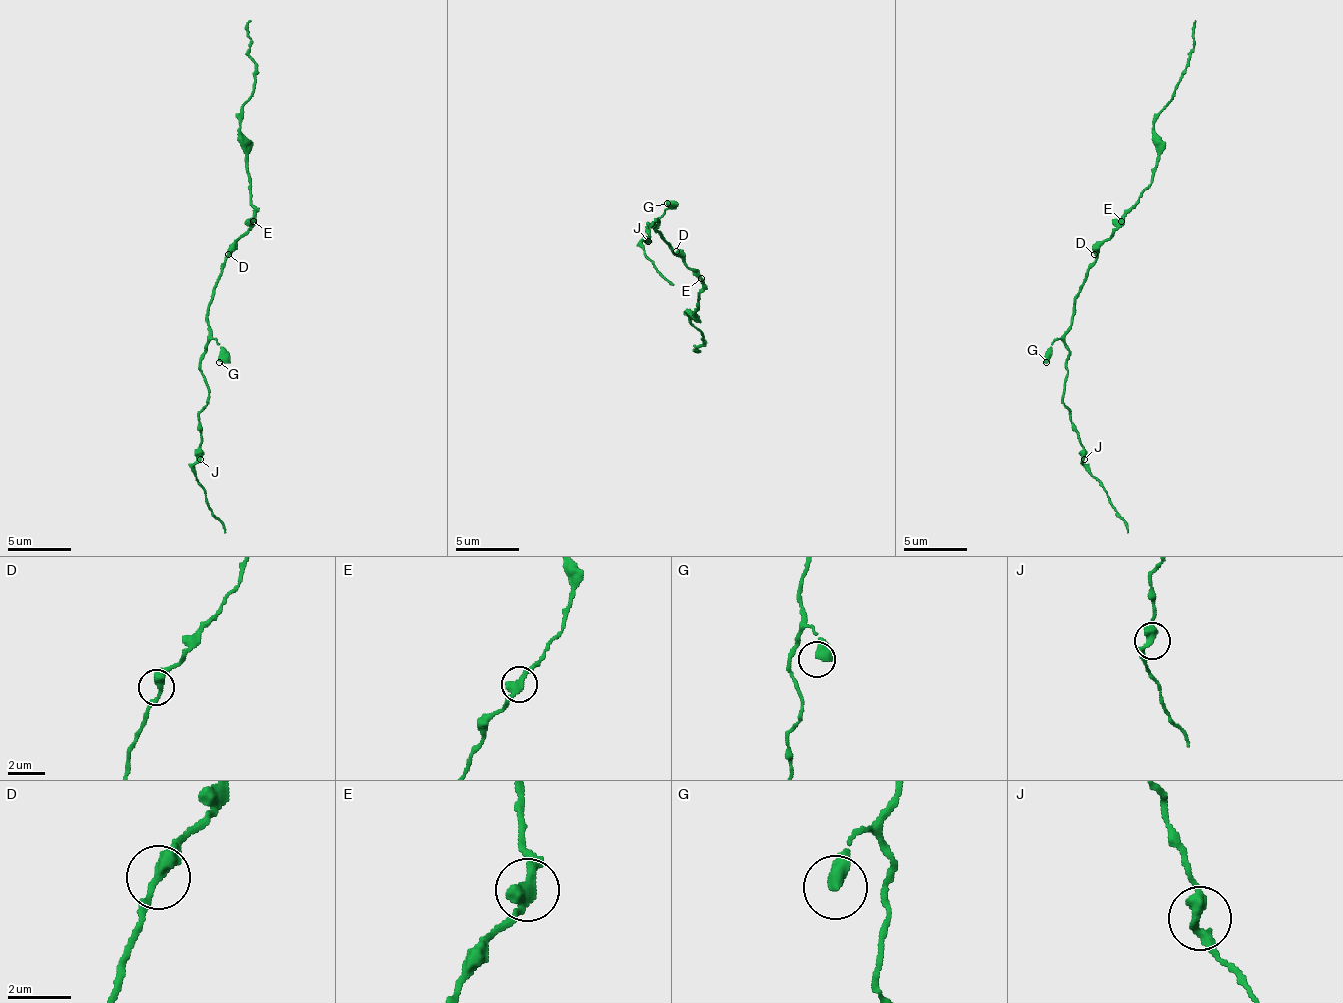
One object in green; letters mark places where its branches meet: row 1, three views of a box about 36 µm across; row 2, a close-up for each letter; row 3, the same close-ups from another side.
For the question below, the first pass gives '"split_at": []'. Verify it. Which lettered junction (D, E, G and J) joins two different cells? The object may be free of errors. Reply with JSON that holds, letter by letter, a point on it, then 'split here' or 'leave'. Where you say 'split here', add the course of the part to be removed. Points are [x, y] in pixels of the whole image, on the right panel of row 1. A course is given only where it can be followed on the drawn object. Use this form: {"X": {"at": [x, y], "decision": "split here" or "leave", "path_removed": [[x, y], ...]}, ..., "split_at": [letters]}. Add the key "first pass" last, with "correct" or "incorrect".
{"D": {"at": [1094, 254], "decision": "leave"}, "E": {"at": [1121, 221], "decision": "leave"}, "G": {"at": [1046, 362], "decision": "leave"}, "J": {"at": [1084, 459], "decision": "leave"}, "split_at": [], "first pass": "correct"}

